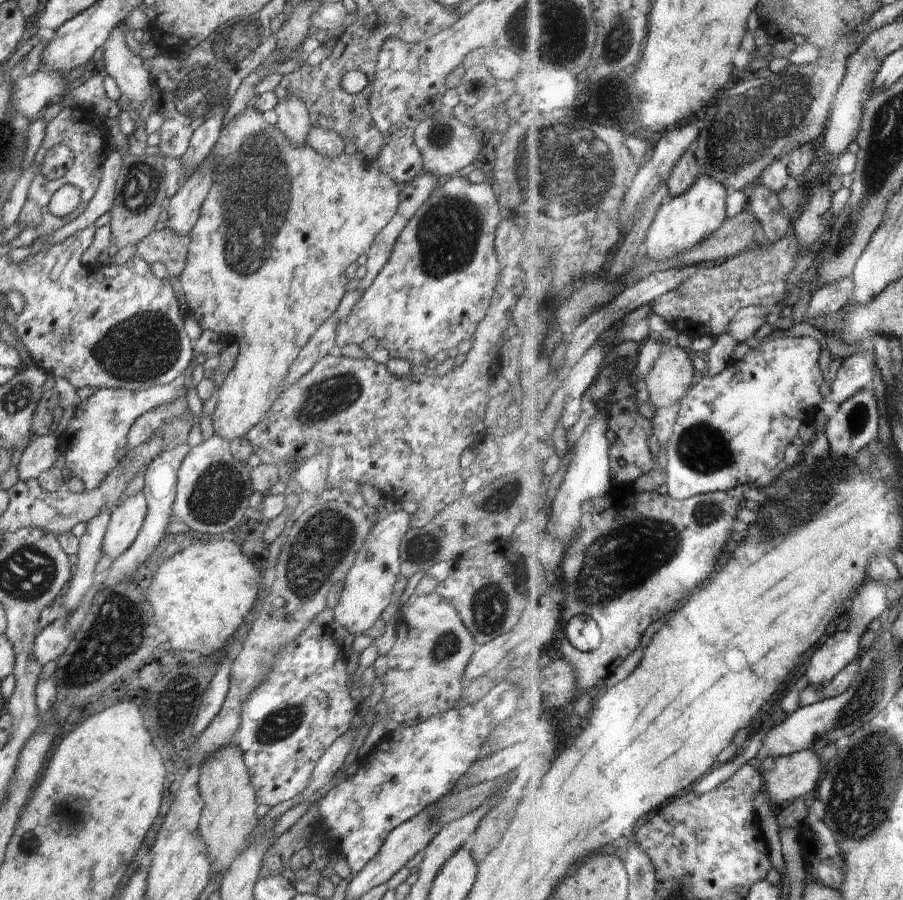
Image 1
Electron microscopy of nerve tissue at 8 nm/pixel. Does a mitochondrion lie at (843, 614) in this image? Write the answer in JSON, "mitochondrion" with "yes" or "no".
{"mitochondrion":"no"}

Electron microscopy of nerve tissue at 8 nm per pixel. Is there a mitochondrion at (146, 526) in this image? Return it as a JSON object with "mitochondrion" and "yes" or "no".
{"mitochondrion":"no"}

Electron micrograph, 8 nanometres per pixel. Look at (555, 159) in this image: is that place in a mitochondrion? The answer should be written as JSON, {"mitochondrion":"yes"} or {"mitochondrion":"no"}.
{"mitochondrion":"yes"}

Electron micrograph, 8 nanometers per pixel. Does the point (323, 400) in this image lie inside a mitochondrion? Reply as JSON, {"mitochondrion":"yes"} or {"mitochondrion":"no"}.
{"mitochondrion":"yes"}

